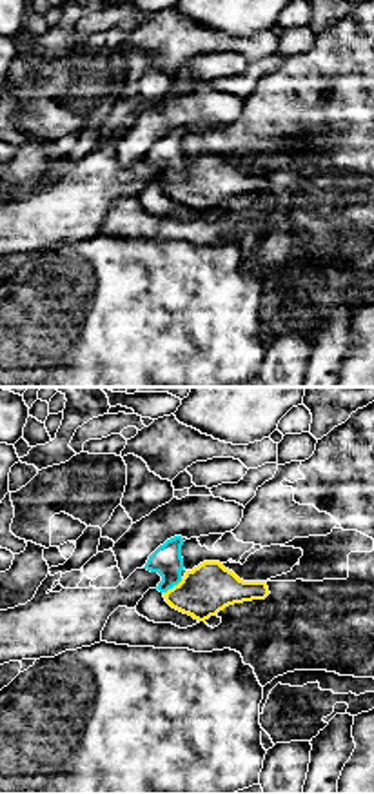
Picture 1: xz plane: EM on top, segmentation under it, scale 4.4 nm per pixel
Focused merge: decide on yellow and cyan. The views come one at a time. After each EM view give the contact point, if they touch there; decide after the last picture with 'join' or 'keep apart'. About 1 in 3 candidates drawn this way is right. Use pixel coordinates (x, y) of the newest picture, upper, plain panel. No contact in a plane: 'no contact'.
meets yellow at (175, 178)

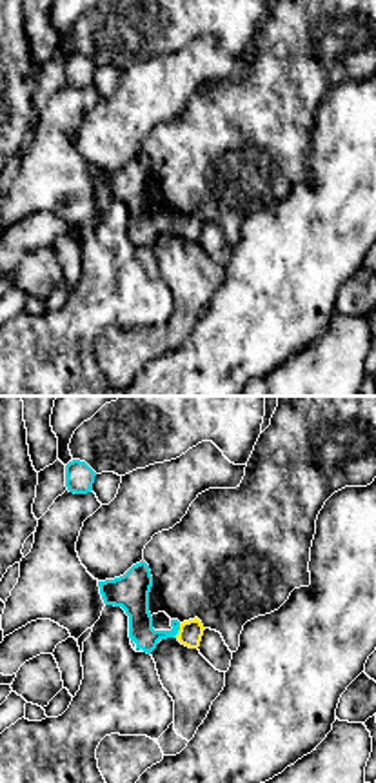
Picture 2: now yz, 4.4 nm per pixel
meets yellow at (180, 222)

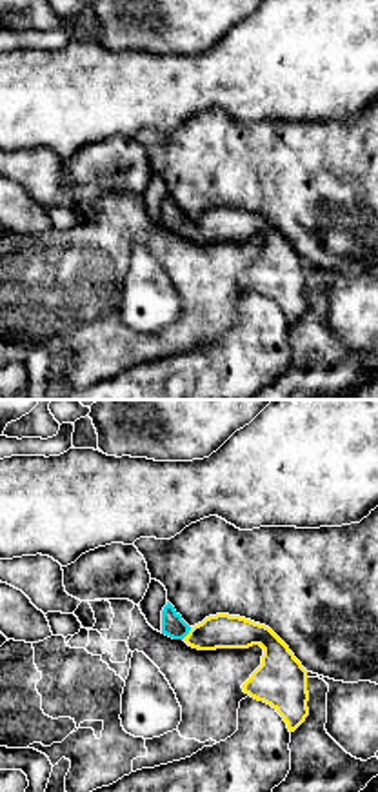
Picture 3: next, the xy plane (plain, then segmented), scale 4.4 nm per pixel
meets yellow at (189, 226)

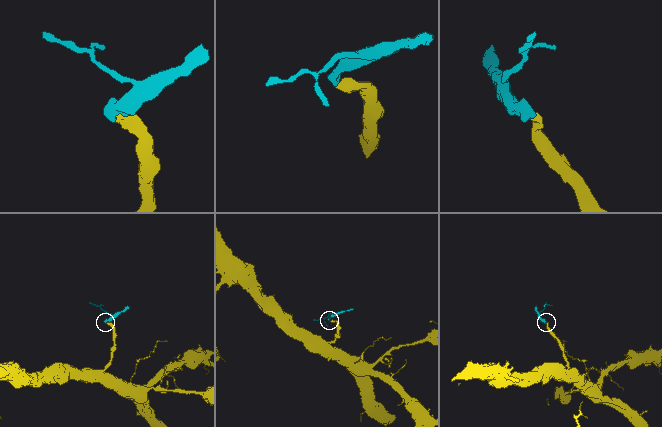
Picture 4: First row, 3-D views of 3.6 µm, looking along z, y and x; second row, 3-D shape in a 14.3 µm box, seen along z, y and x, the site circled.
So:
join

